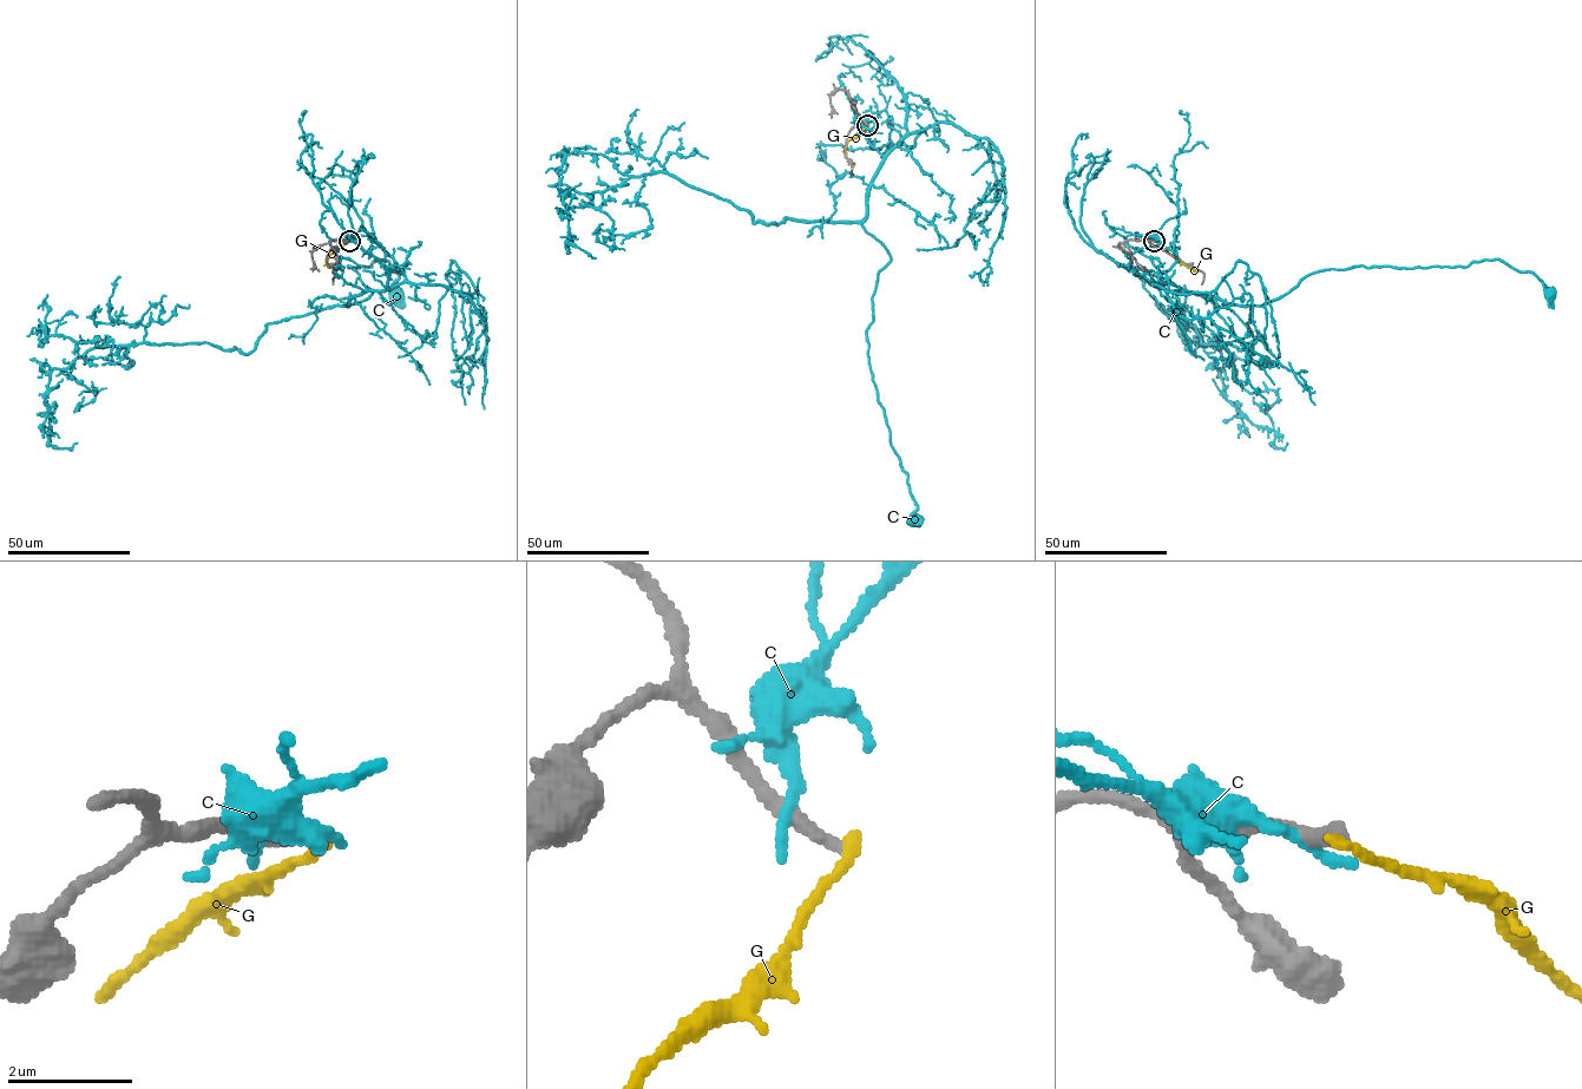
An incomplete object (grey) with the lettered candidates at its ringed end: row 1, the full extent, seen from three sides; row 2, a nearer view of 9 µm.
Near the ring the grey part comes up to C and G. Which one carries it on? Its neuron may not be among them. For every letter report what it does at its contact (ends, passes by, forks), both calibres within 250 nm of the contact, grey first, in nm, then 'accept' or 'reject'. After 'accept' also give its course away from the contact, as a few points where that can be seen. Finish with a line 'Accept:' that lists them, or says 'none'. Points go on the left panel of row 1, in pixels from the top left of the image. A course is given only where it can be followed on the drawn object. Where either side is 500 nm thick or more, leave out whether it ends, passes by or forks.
C: it ends; calibres 340 and 240 nm; reject
G: it ends; calibres 240 and 170 nm; reject
Accept: none

